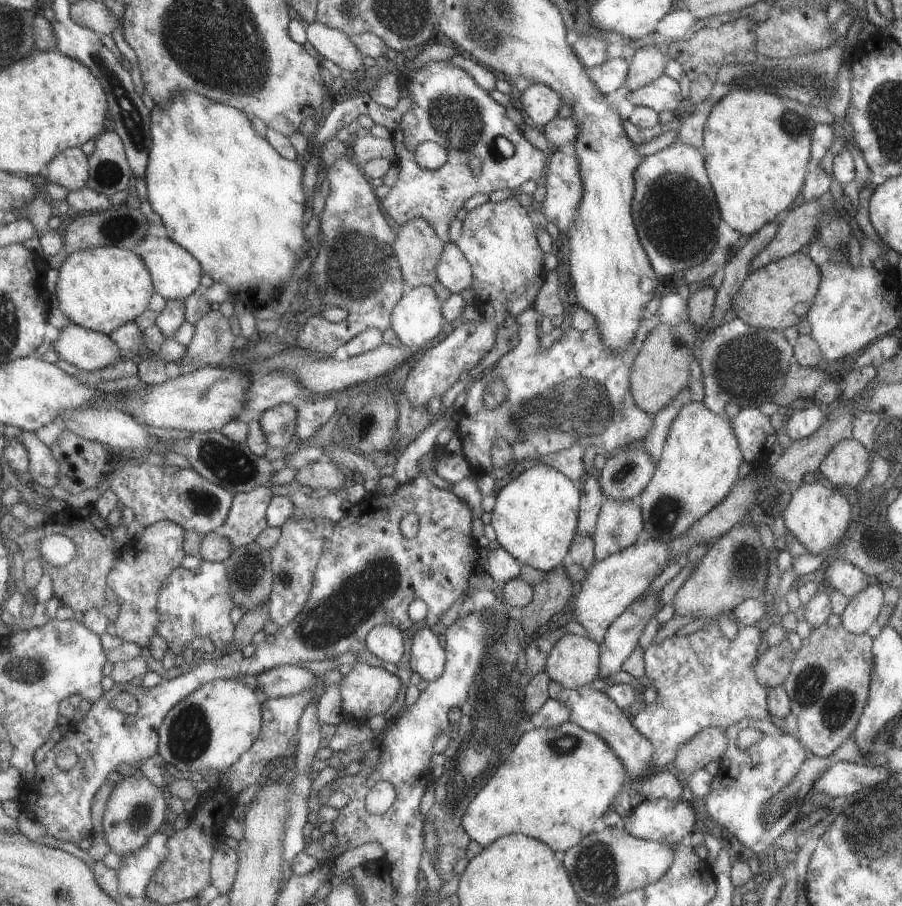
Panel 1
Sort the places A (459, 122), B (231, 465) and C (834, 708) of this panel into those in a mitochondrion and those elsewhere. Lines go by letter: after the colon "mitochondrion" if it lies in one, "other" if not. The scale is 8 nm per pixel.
A: mitochondrion
B: mitochondrion
C: mitochondrion

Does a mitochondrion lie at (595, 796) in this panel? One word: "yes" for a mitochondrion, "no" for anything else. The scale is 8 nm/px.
no

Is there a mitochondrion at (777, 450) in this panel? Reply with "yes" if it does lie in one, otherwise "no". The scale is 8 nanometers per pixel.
no

